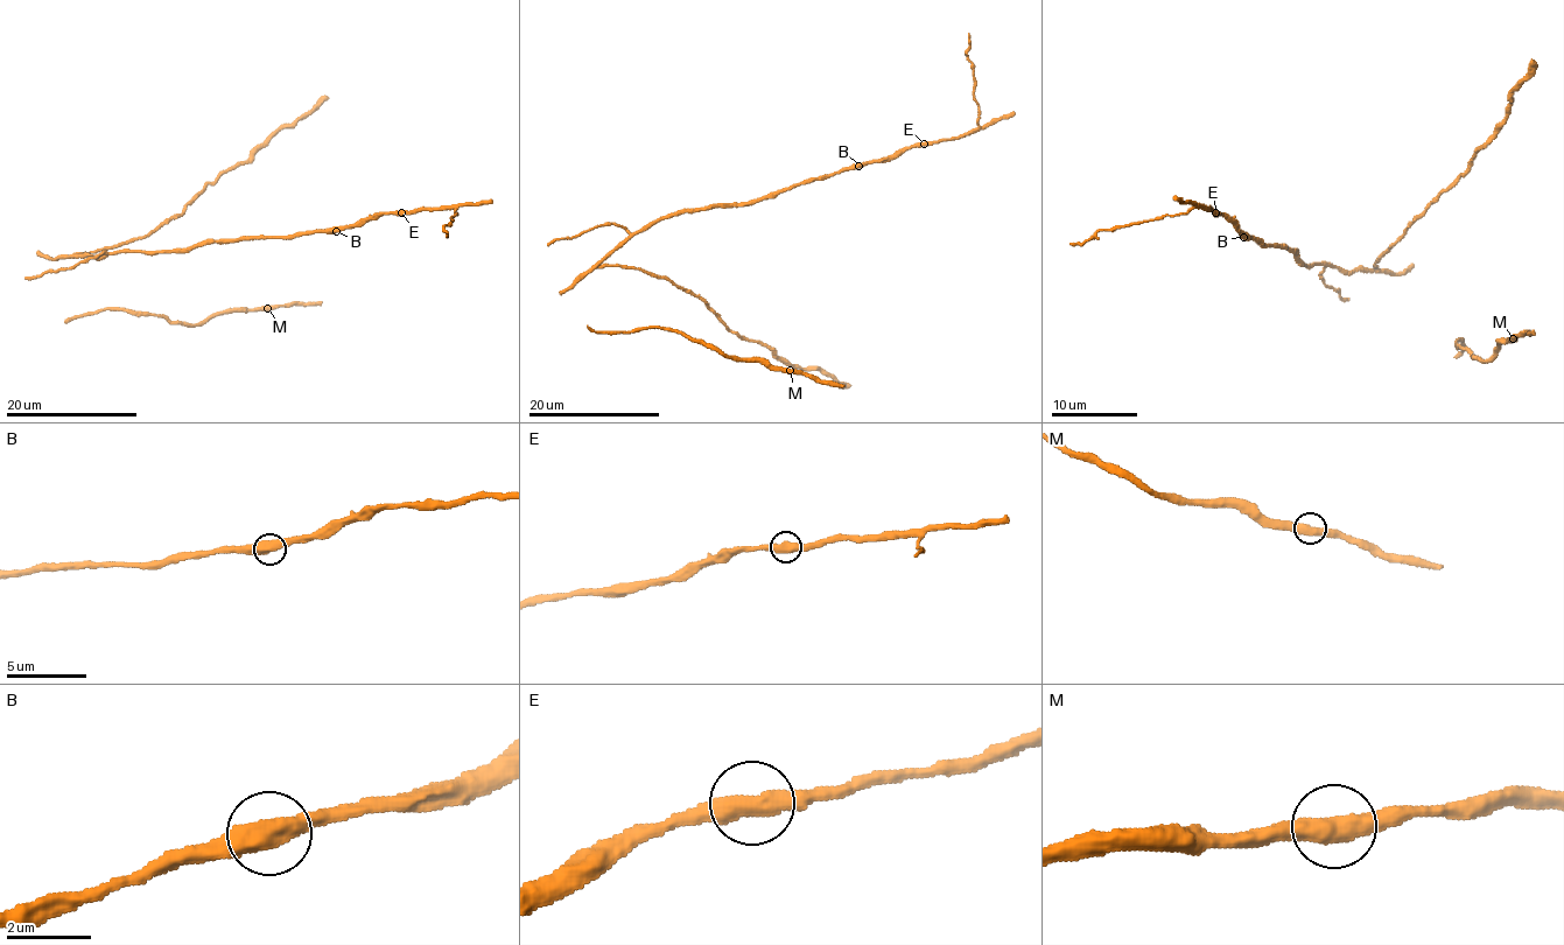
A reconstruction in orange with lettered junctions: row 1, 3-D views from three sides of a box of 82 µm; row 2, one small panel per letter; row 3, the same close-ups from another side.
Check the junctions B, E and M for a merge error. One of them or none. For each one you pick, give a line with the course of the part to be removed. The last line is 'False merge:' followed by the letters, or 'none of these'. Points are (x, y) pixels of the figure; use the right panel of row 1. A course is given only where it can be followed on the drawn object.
False merge: none of these

